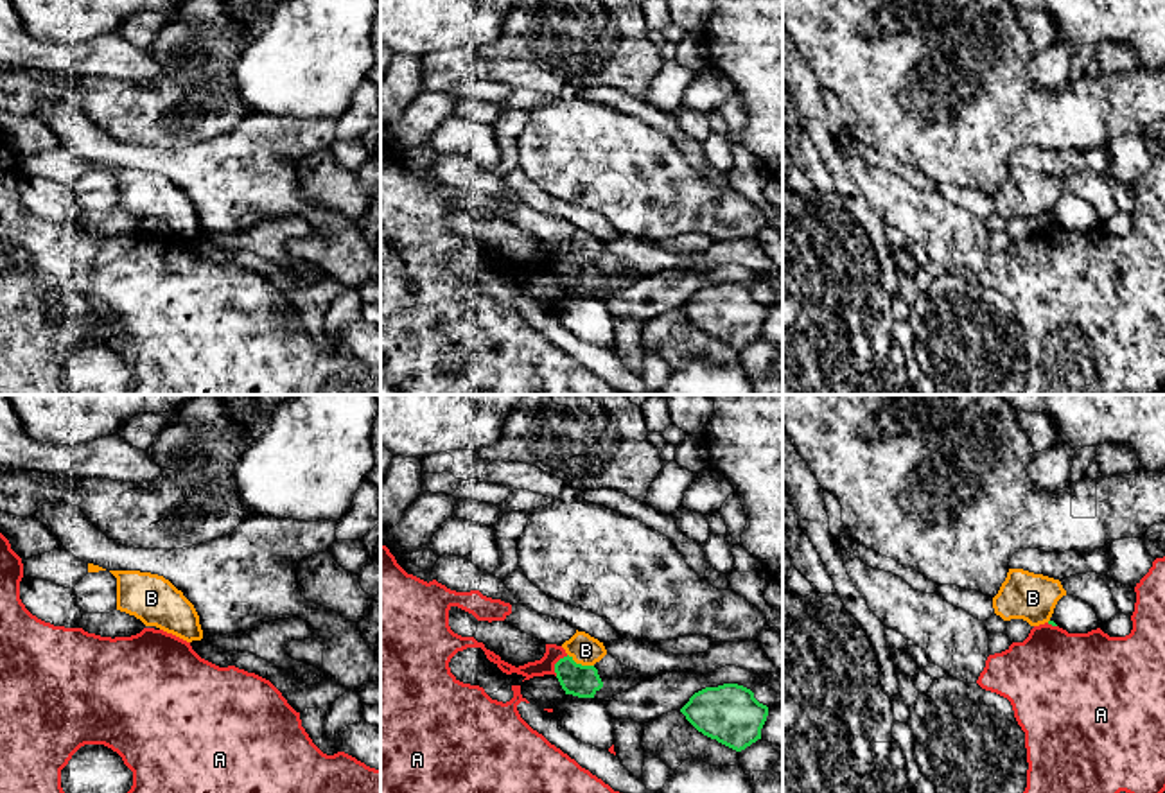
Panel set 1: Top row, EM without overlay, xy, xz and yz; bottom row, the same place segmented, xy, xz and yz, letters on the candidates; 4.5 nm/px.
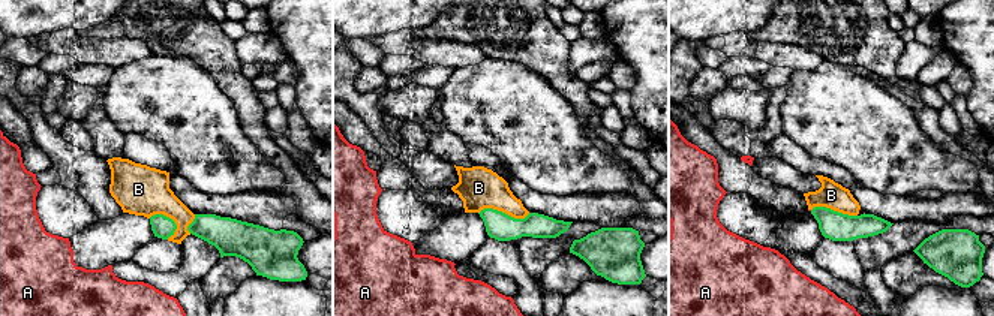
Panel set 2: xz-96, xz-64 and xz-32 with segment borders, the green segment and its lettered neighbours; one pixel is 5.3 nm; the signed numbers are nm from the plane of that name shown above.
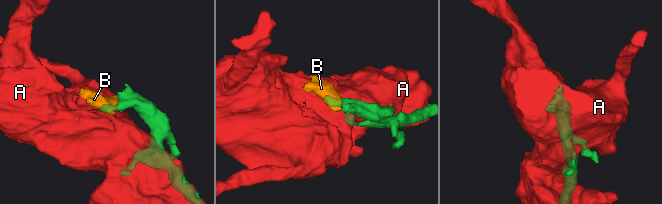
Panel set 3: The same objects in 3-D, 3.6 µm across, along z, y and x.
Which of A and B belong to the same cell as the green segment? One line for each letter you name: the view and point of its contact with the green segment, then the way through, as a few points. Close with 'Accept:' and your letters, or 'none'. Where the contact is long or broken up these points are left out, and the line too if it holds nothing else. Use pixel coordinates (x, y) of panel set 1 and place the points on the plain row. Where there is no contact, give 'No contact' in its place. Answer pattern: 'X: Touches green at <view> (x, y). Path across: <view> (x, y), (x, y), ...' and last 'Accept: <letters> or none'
Accept: none

